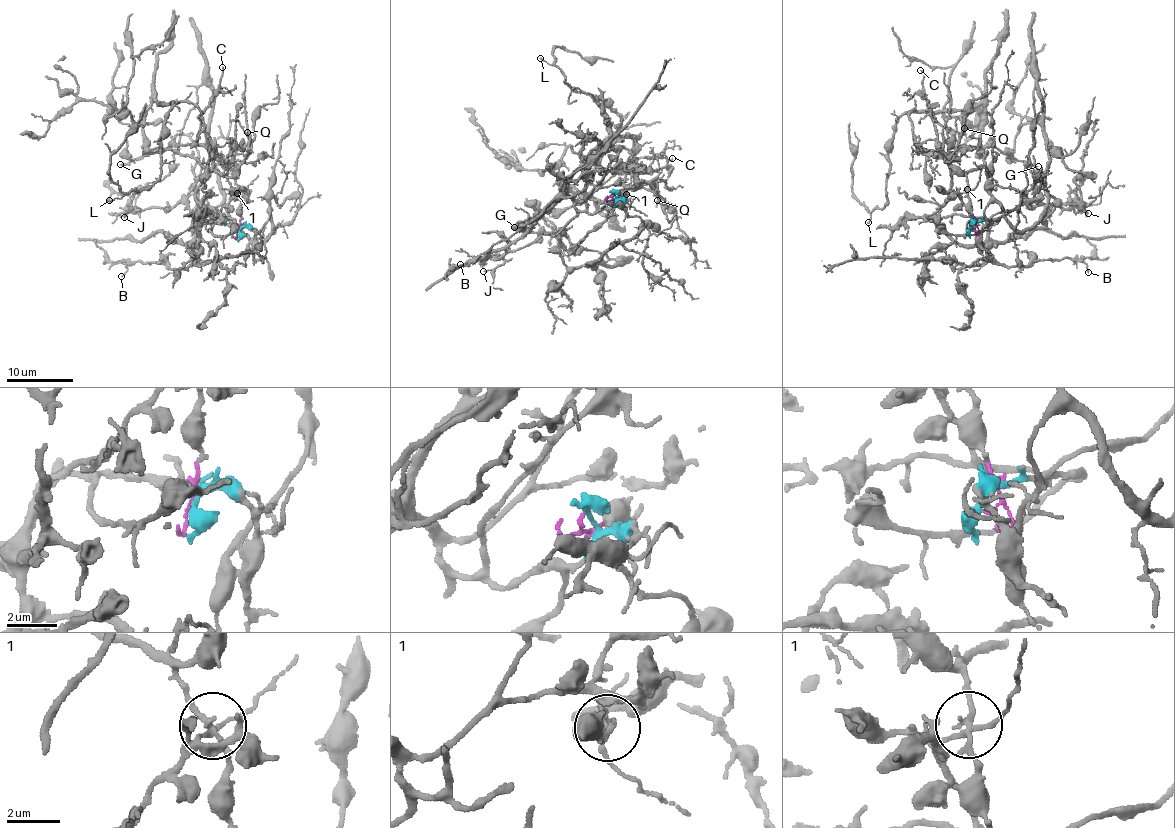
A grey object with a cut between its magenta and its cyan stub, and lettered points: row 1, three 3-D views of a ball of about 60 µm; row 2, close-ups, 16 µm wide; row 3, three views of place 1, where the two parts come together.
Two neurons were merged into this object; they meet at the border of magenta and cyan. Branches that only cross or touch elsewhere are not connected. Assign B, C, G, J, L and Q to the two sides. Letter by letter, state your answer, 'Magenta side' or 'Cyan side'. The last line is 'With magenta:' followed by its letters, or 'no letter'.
B: Cyan side
C: Cyan side
G: Cyan side
J: Cyan side
L: Magenta side
Q: Magenta side
With magenta: L, Q

